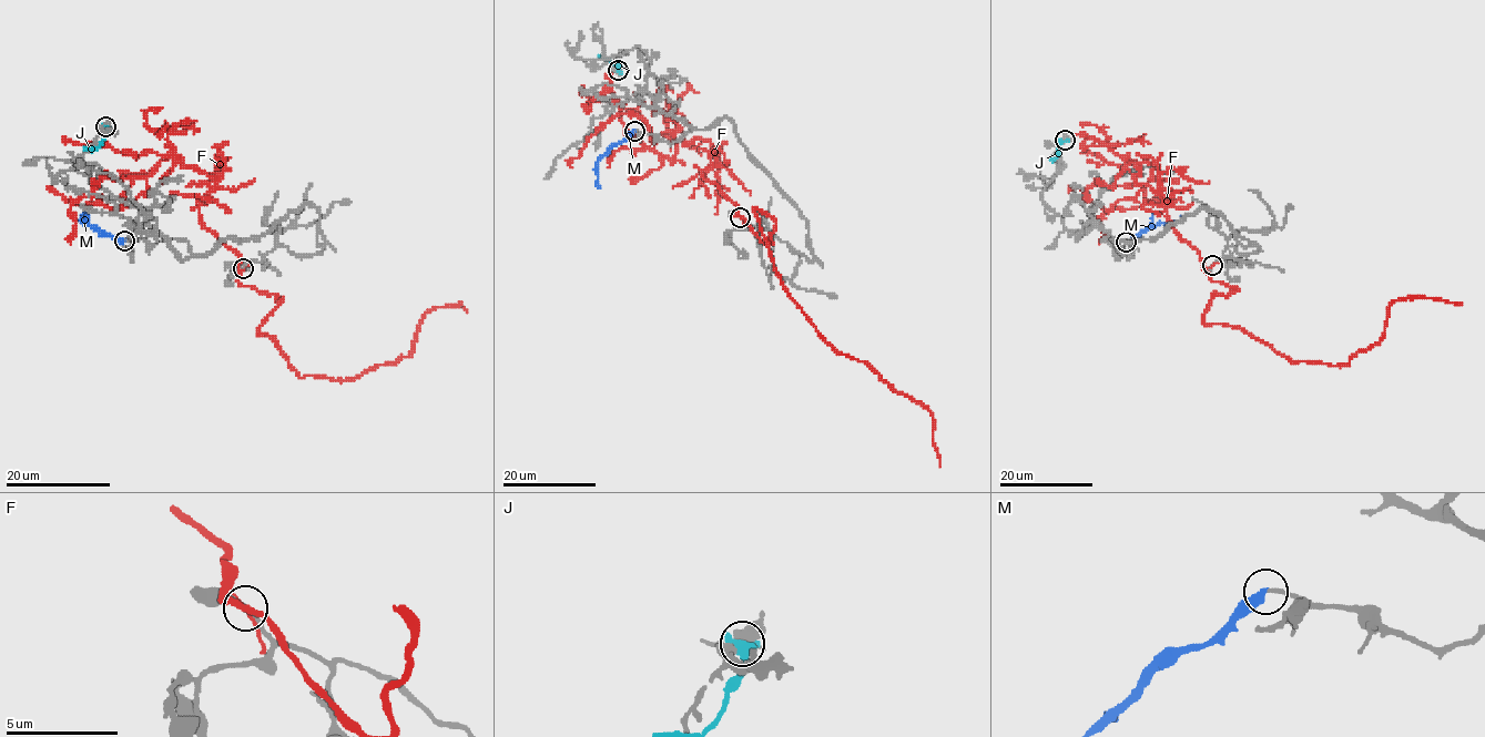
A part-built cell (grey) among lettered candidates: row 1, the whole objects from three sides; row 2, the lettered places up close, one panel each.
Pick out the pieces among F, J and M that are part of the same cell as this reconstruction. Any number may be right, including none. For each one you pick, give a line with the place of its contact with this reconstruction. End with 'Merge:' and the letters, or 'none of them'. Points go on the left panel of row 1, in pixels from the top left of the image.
Merge: none of them

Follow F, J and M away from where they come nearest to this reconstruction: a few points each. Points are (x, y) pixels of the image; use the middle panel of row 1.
F: (740, 216), (765, 244), (775, 222), (753, 208), (792, 298), (836, 350), (923, 405), (941, 466)
J: (617, 69), (617, 64), (598, 55)
M: (634, 131), (597, 162), (599, 188)

